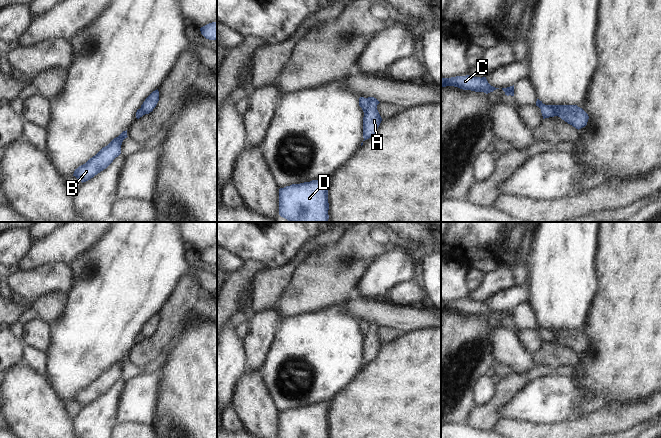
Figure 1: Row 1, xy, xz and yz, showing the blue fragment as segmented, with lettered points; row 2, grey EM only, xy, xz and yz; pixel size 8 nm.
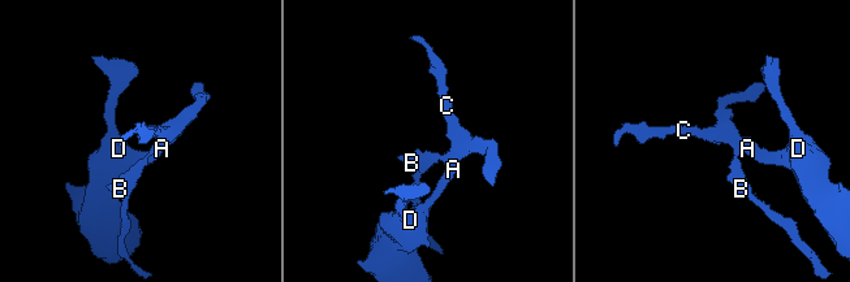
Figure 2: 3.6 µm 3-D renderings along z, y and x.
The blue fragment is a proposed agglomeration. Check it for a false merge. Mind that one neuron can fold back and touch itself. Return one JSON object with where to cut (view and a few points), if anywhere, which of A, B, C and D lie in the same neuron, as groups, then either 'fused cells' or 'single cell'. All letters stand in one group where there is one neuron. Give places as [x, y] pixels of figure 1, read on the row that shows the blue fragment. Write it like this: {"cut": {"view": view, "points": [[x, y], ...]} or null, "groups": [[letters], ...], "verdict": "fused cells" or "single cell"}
{"cut": {"view": "xz", "points": [[368, 98], [368, 104], [364, 113]]}, "groups": [["A", "C", "D"], ["B"]], "verdict": "fused cells"}

